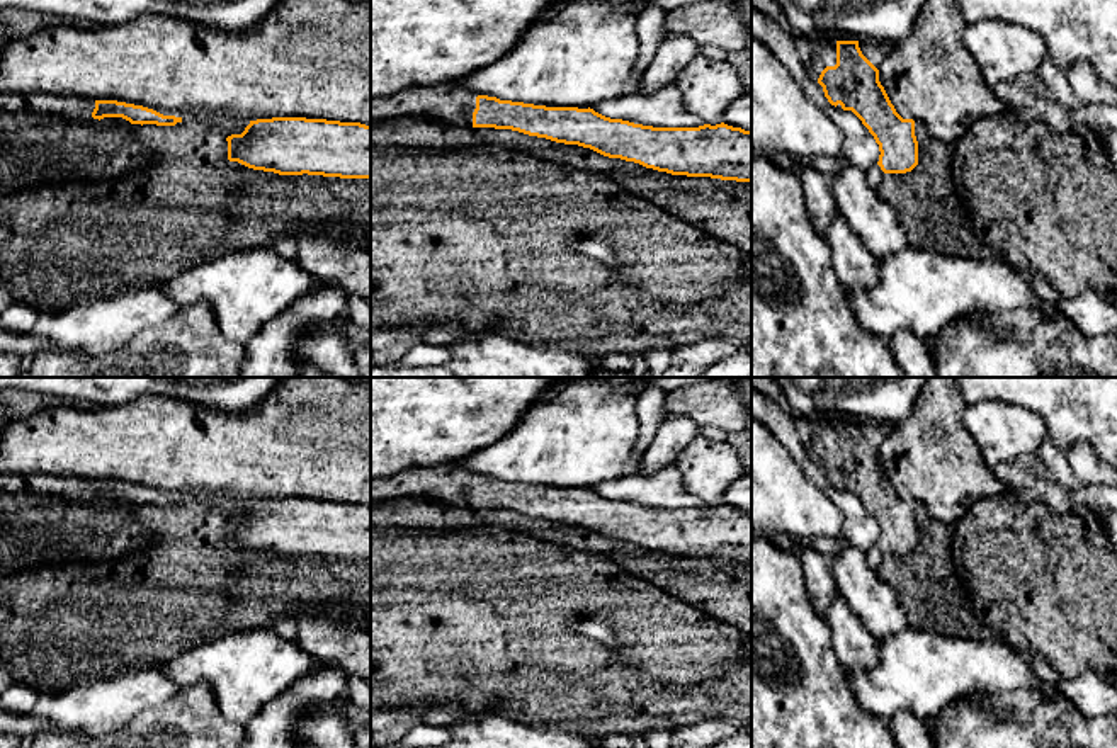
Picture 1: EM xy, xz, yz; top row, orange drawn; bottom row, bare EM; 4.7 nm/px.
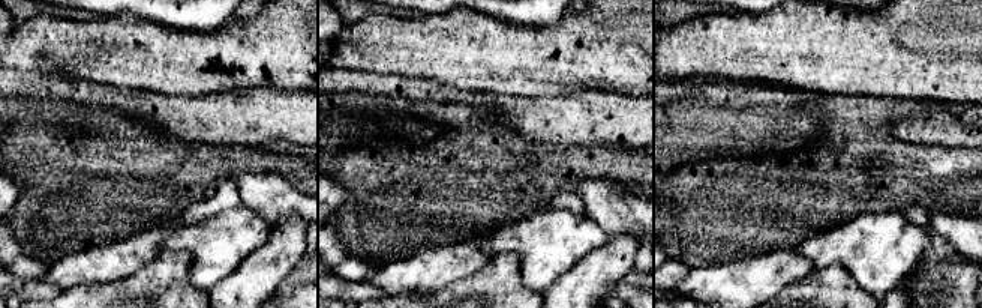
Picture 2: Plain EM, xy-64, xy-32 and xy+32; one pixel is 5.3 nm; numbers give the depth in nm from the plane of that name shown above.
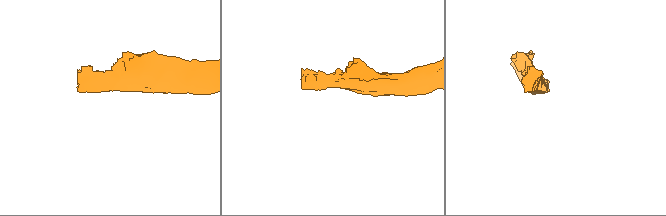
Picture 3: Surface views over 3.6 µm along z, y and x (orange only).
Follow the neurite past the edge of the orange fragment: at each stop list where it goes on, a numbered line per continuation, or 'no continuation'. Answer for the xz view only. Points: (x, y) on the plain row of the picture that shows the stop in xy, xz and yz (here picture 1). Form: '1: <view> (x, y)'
1: xz (451, 483)

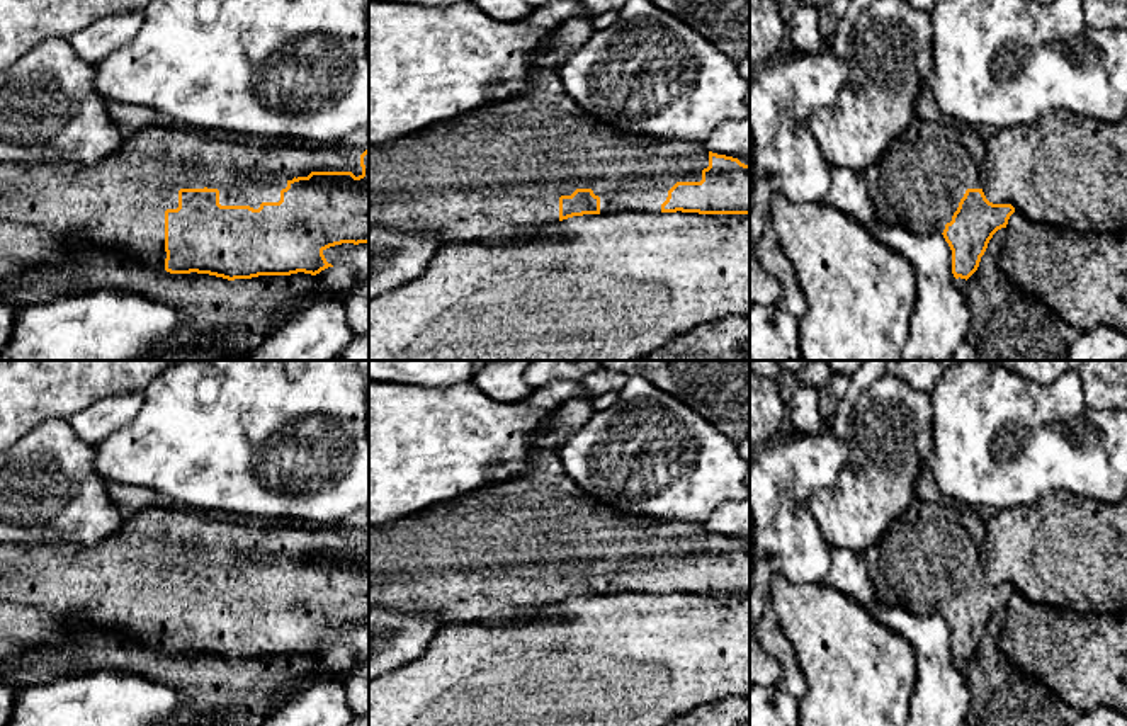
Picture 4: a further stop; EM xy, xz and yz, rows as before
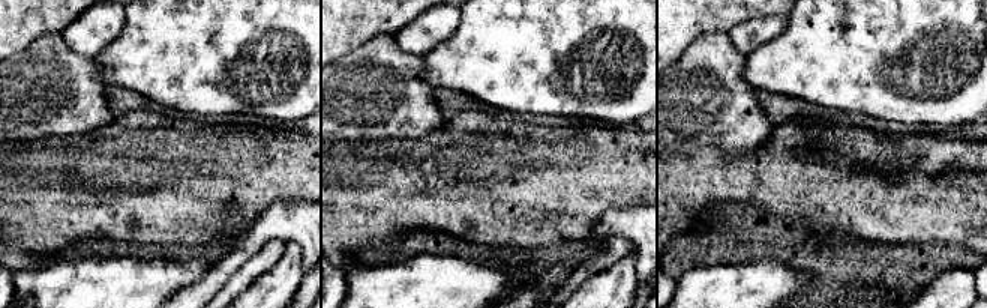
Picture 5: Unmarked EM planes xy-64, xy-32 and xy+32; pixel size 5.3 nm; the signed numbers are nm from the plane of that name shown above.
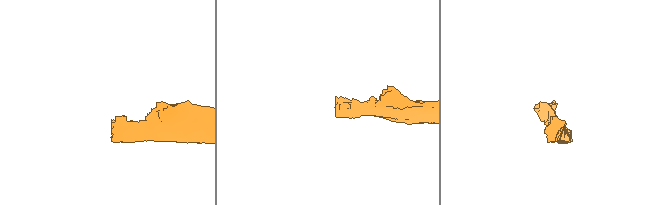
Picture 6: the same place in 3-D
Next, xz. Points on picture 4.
1: xz (495, 555)

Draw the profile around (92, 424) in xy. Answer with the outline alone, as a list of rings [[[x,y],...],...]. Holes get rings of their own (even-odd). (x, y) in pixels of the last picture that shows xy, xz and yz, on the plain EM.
[[[143,391],[105,396],[71,415],[68,422],[83,442],[95,445],[127,425],[138,415],[143,400]]]

